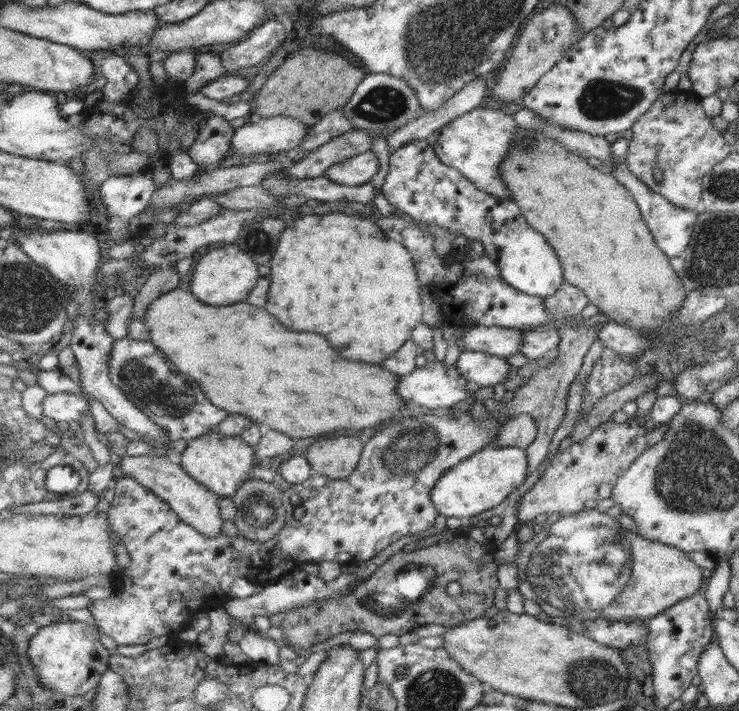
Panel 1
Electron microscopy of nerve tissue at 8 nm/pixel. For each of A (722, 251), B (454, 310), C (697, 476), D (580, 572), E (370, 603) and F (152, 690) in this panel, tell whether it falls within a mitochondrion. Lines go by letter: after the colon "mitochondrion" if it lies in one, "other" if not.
A: mitochondrion
B: other
C: mitochondrion
D: mitochondrion
E: mitochondrion
F: other

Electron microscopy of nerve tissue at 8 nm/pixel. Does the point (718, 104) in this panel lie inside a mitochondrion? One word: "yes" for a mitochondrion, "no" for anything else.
no

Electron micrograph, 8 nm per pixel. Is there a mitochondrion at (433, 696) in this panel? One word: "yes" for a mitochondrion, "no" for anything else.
yes

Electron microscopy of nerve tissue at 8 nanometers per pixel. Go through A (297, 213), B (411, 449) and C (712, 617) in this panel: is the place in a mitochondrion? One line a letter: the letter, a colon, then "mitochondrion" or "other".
A: other
B: mitochondrion
C: other

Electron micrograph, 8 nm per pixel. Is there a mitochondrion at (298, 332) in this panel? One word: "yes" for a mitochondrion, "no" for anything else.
no

